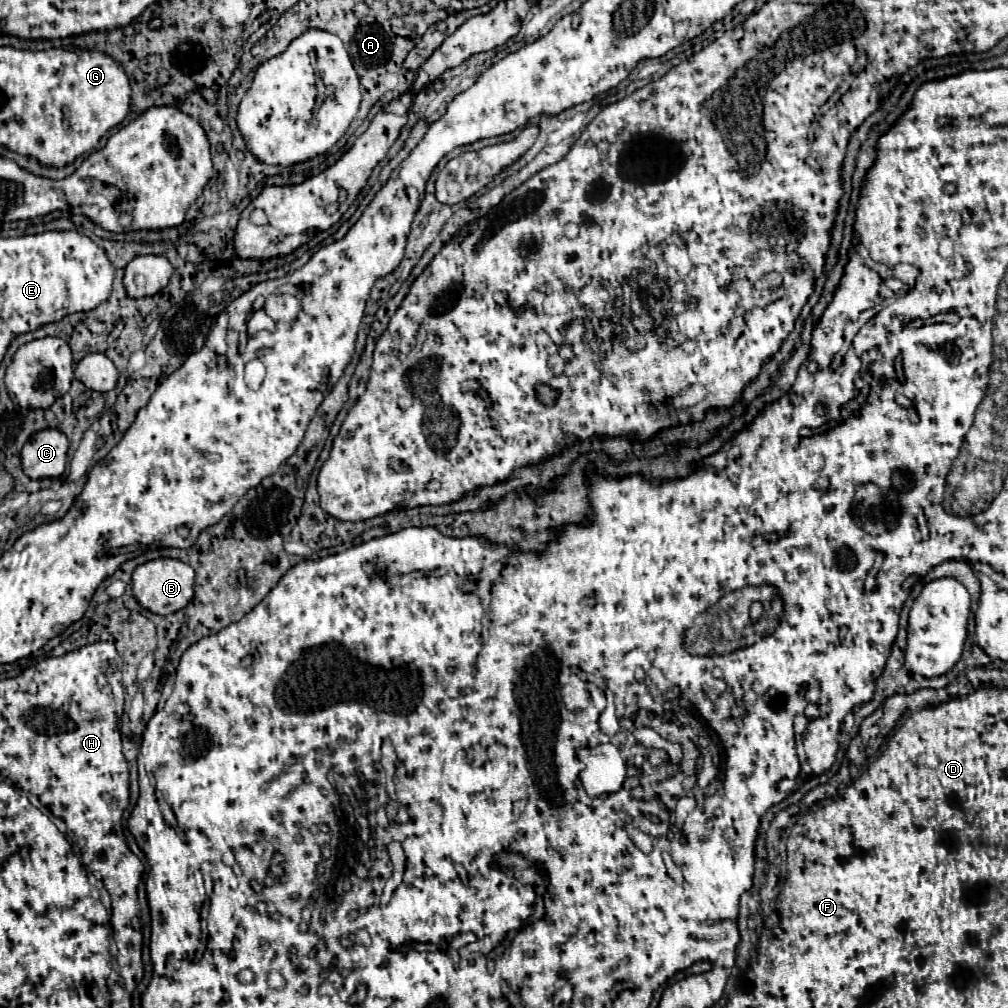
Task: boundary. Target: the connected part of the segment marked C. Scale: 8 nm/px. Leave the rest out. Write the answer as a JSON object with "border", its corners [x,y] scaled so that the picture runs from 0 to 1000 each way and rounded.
{"border":[[[43,426],[35,430],[21,447],[23,467],[31,475],[61,473],[66,461],[68,438],[59,426]]]}

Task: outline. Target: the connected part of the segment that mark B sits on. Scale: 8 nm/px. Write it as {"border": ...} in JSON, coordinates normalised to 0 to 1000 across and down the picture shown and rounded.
{"border":[[[154,555],[144,561],[138,561],[132,566],[132,590],[140,602],[156,610],[170,610],[182,604],[193,590],[193,566],[176,555]]]}

